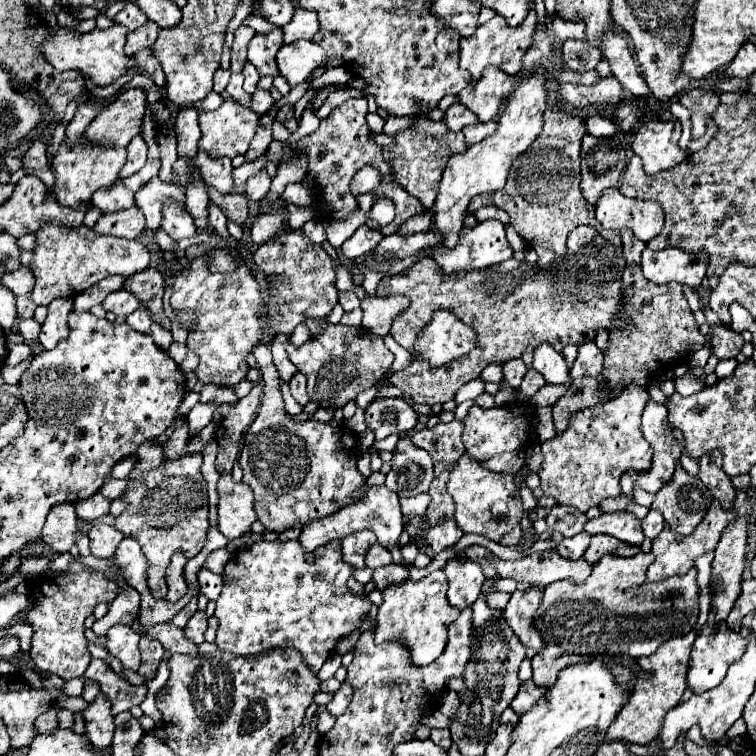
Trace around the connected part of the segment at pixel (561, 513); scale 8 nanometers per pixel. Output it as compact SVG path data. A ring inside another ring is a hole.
M553 506L549 516L547 516L547 530L549 532L561 532L565 538L575 536L583 530L583 524L587 522L587 516L565 508L565 506Z

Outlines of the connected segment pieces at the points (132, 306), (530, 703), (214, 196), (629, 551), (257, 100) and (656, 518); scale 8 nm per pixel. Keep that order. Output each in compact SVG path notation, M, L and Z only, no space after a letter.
M117 290L111 292L105 300L103 300L103 308L107 312L113 312L115 316L127 316L131 312L135 312L141 306L141 302L127 290Z
M533 680L523 682L515 700L511 702L511 708L517 710L517 714L525 714L527 710L531 710L537 704L537 700L541 696L545 696L545 690L547 690L545 686L537 686Z
M207 188L211 202L215 202L231 222L245 222L249 218L249 202L245 202L243 192L231 192L231 194L221 194L219 190Z
M593 536L591 538L591 544L589 548L585 550L583 558L593 564L597 562L603 554L615 554L615 556L635 556L639 554L641 548L639 546L631 546L631 544L625 544L617 538L611 538L611 536Z
M255 90L255 94L253 94L253 98L251 98L251 110L253 112L257 112L259 116L263 116L263 114L267 114L267 110L273 106L273 98L271 98L271 94L267 92L267 90Z
M649 512L645 516L645 520L643 520L643 532L645 532L645 536L651 538L651 540L657 538L659 532L663 530L663 524L665 524L665 520L663 520L661 512Z

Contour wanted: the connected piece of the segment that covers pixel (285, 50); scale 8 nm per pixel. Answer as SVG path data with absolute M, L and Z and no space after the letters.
M301 40L281 46L281 50L277 52L277 66L287 82L295 86L303 82L313 68L321 66L325 58L327 54L319 44L315 44L313 40Z

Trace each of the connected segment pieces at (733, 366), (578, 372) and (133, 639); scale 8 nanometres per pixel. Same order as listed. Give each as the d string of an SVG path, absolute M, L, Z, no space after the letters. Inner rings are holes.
M725 360L725 362L719 362L719 366L715 369L715 374L719 380L725 379L726 377L733 376L735 370L737 370L739 362L737 360Z
M587 340L579 344L579 354L569 370L571 378L581 378L581 376L597 376L603 366L603 352L595 346L593 340Z
M113 626L107 632L107 650L113 658L117 658L123 668L139 670L141 658L139 658L139 634L131 626Z

